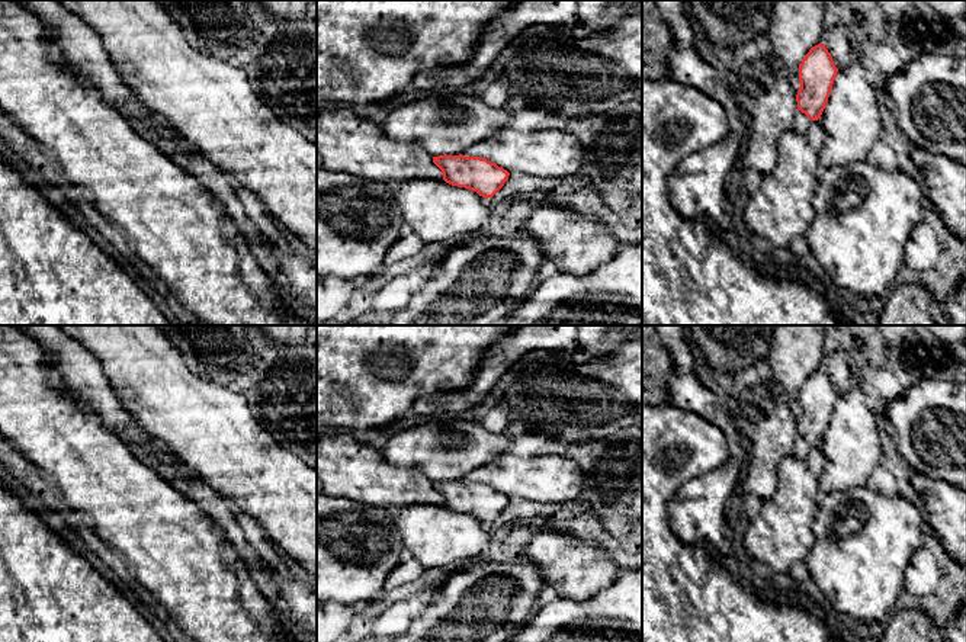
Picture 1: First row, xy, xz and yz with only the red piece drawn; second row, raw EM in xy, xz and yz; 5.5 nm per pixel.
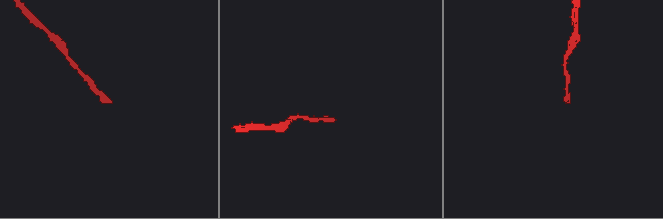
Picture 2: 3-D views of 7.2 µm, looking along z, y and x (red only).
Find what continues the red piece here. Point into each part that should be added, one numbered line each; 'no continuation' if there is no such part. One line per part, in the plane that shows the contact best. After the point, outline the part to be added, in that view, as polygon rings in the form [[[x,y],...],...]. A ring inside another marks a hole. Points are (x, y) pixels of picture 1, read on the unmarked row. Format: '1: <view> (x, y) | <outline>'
1: yz (801, 448) | [[[796,436],[796,439],[793,442],[793,450],[792,450],[792,453],[796,458],[806,459],[811,449],[812,449],[812,446],[805,439],[802,439],[800,436]]]

